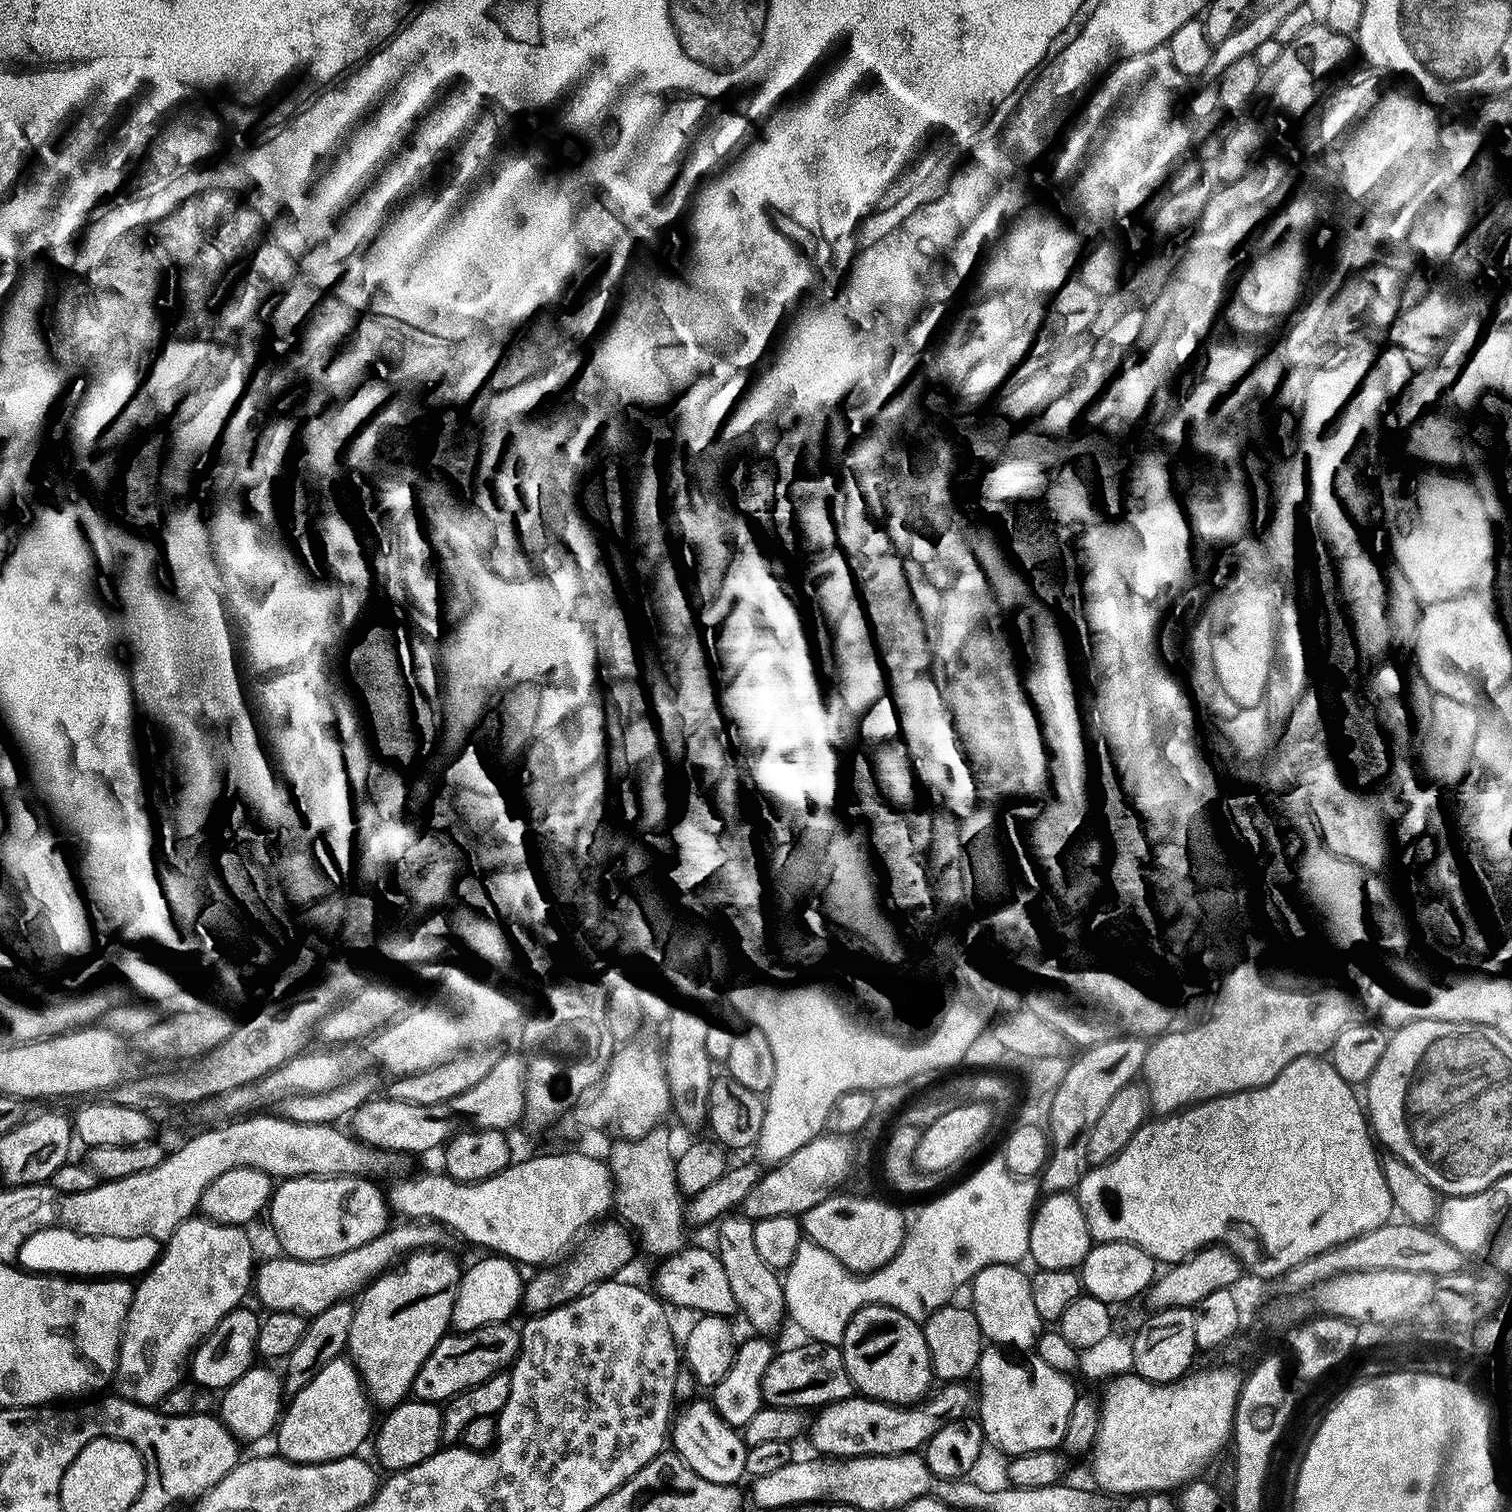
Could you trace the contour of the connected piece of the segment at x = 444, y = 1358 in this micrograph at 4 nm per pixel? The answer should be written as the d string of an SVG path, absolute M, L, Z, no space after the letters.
M511 1323L491 1324L469 1332L453 1331L430 1350L430 1358L422 1362L422 1370L414 1374L411 1395L431 1404L447 1402L452 1397L486 1382L494 1374L511 1369L520 1353L520 1334Z

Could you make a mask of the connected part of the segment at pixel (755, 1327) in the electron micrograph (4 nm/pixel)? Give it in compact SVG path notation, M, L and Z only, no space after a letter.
M728 1214L719 1221L720 1227L720 1248L718 1255L722 1262L722 1270L726 1270L726 1278L730 1281L730 1290L734 1293L736 1306L739 1315L748 1319L748 1324L752 1327L751 1331L756 1334L772 1334L780 1328L780 1323L785 1323L786 1309L784 1306L784 1285L777 1269L766 1266L762 1262L762 1257L758 1254L758 1249L754 1246L753 1221L747 1220L741 1214Z

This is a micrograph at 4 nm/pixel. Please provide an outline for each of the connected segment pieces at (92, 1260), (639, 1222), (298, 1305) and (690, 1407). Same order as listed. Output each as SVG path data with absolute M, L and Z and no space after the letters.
M45 1228L42 1233L37 1233L35 1243L44 1246L43 1271L49 1275L65 1276L68 1278L133 1278L139 1277L152 1267L159 1259L162 1244L161 1241L150 1238L148 1235L140 1235L138 1238L117 1238L111 1236L80 1235L77 1232L60 1228Z
M667 1127L651 1128L637 1140L613 1139L606 1163L614 1185L614 1208L619 1219L638 1234L639 1247L655 1258L672 1256L685 1247L685 1201L676 1181L676 1159Z
M435 1222L393 1223L387 1232L378 1234L370 1242L346 1254L338 1254L325 1260L293 1260L279 1258L268 1260L254 1272L254 1296L265 1304L268 1312L298 1312L305 1318L316 1316L331 1304L341 1303L348 1295L359 1293L368 1287L376 1277L389 1271L410 1252L436 1250L446 1237L444 1225Z
M711 1399L692 1400L675 1413L670 1424L670 1448L695 1474L709 1482L739 1485L746 1476L746 1454L749 1447L744 1437L716 1412Z

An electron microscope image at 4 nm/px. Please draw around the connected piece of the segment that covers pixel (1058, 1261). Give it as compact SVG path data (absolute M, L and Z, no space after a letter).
M1053 1192L1039 1201L1036 1211L1032 1213L1028 1247L1028 1256L1036 1263L1037 1269L1079 1269L1084 1263L1086 1254L1092 1249L1093 1243L1086 1214L1072 1192Z

